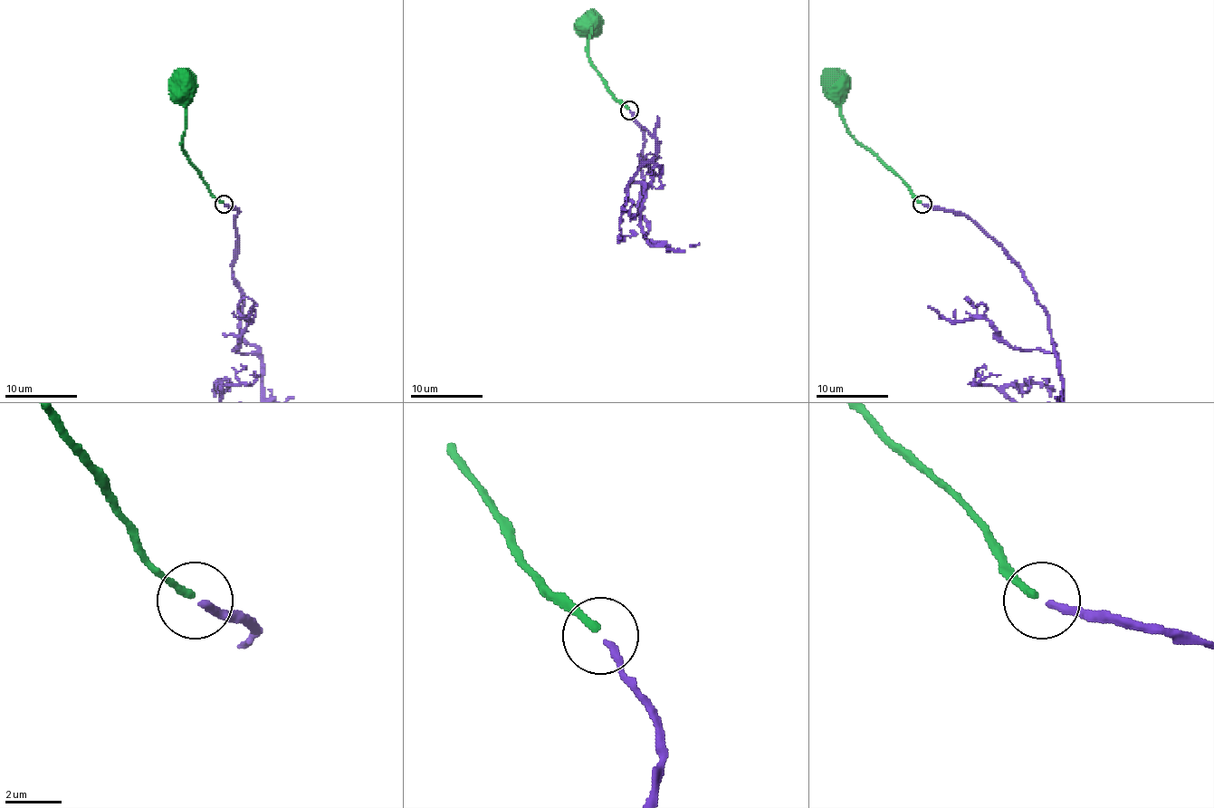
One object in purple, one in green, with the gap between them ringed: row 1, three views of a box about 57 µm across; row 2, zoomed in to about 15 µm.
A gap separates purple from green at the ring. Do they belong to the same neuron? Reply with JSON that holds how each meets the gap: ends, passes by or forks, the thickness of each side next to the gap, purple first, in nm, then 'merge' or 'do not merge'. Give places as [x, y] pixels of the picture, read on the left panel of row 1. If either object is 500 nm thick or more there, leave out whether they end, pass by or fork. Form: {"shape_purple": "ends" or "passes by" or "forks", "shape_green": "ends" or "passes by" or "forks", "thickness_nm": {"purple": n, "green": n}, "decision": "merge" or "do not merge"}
{"shape_purple": "ends", "shape_green": "ends", "thickness_nm": {"purple": 240, "green": 260}, "decision": "merge"}

